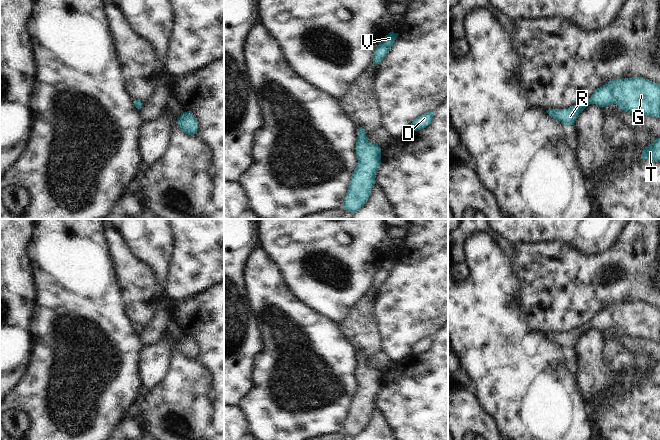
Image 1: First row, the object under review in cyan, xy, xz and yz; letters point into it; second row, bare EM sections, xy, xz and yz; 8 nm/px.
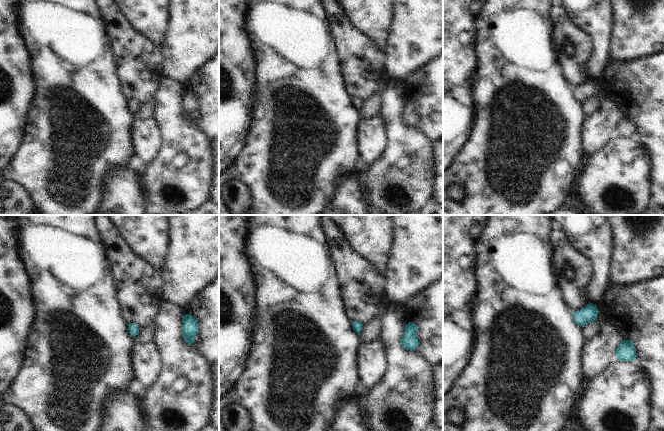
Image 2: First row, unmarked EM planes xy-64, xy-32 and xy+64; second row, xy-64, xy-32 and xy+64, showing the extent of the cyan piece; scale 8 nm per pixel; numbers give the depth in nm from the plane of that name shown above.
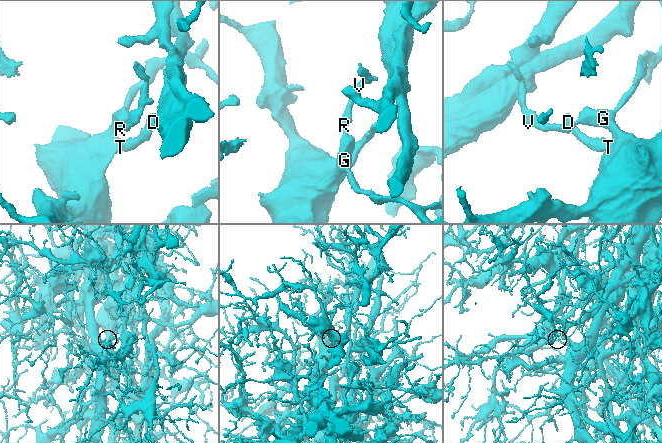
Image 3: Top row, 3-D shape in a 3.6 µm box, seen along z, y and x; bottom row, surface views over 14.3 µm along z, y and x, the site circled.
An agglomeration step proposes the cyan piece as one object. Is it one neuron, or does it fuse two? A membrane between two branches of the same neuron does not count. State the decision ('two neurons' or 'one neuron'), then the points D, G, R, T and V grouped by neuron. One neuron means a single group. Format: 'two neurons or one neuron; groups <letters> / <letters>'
one neuron; groups D G R T V

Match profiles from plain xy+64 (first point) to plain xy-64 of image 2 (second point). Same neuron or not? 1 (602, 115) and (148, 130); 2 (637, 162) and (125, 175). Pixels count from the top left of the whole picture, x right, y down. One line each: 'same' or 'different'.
1: same
2: different

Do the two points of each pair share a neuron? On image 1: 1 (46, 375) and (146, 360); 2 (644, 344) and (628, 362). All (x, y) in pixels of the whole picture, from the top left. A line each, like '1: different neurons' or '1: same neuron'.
1: different neurons
2: different neurons

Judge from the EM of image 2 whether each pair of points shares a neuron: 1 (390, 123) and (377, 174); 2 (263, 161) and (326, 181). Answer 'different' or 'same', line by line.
1: same
2: same

